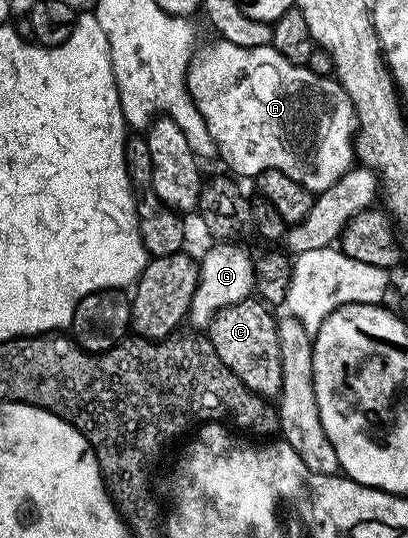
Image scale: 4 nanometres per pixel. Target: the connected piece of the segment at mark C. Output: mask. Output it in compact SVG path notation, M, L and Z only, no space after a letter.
M261 300L236 301L220 310L208 326L208 336L220 363L228 367L252 392L267 399L277 398L282 386L278 321Z

